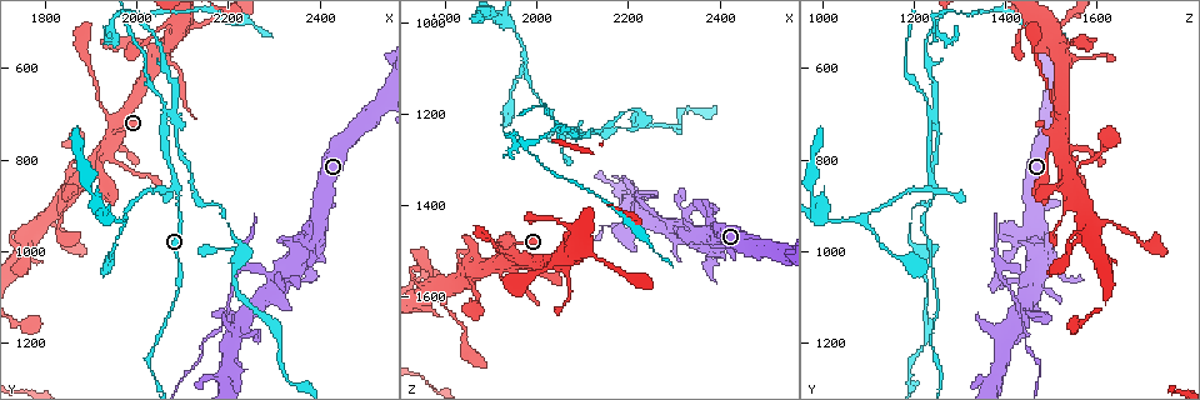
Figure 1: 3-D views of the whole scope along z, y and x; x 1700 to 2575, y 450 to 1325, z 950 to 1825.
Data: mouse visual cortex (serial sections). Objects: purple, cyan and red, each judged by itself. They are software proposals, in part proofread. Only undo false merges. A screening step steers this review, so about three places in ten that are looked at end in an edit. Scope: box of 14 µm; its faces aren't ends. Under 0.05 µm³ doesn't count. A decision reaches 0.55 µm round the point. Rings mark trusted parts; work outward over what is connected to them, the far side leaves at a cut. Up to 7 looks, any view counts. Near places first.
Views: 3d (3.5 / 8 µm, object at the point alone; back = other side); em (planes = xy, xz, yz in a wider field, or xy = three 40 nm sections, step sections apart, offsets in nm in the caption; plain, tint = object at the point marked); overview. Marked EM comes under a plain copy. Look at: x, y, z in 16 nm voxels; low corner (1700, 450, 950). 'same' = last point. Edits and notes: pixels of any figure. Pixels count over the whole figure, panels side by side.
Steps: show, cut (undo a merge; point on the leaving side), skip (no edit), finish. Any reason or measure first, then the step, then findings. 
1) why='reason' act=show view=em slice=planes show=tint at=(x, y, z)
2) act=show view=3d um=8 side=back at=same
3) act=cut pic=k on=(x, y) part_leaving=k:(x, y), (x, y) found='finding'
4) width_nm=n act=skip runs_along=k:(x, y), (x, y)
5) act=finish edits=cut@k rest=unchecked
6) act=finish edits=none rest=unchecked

why='sharp bend' act=show view=3d um=8 side=back at=(2090, 855, 1240)

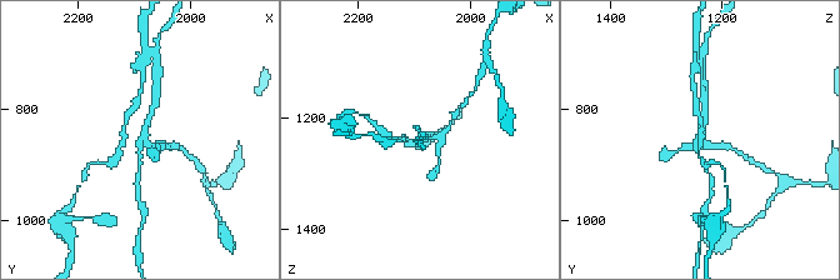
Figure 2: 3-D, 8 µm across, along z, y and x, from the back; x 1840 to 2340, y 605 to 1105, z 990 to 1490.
act=show view=3d um=3.5 at=(2085, 855, 1245)

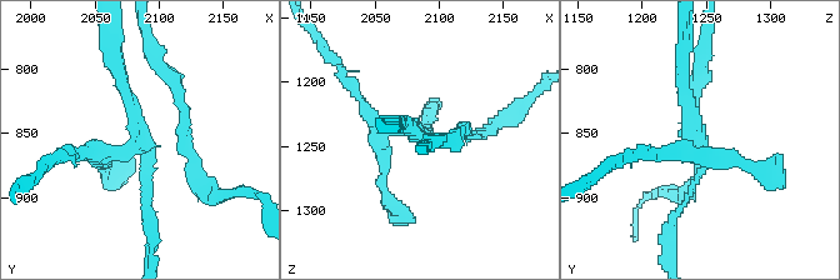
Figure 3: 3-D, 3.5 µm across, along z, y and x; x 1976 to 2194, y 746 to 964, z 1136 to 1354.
arms=3 arm_widths_nm=150,200,200 why='shape alone is not enough' act=show view=em slice=xy step=1 show=tint at=(2086, 856, 1240)

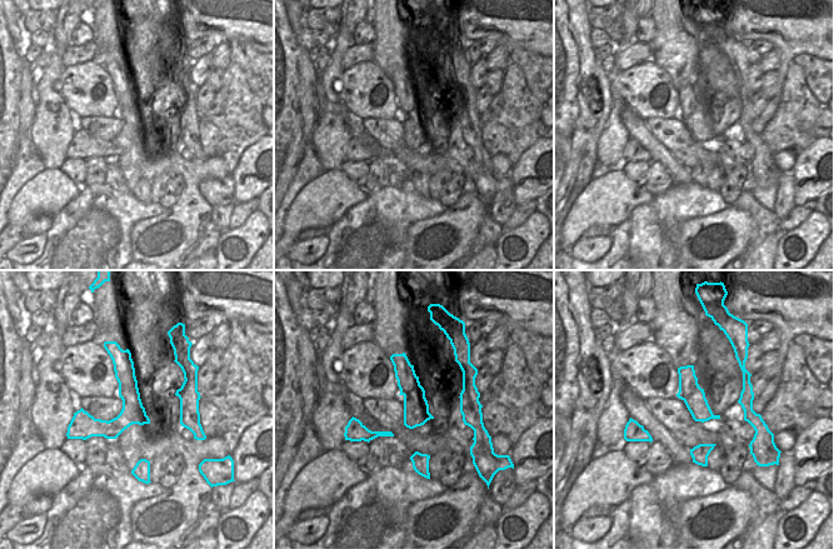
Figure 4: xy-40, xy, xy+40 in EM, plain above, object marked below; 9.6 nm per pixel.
width_nm=240 act=cut pic=3 on=(699, 85) border=4:(419, 382), (415, 388), (404, 395) found='two cells meet here'

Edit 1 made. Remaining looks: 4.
act=show view=overview

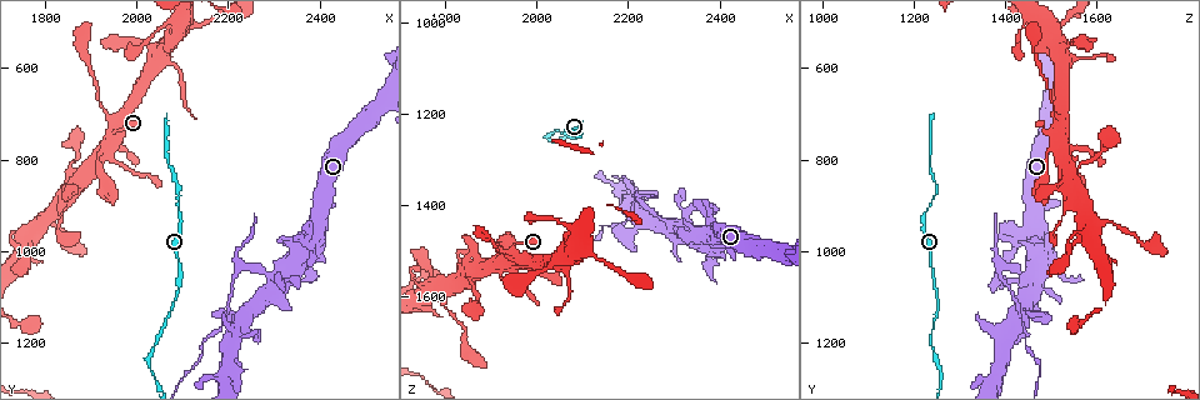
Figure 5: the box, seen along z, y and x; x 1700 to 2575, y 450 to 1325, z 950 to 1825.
why='abrupt turn' act=show view=3d um=3.5 at=(2225, 1045, 1385)

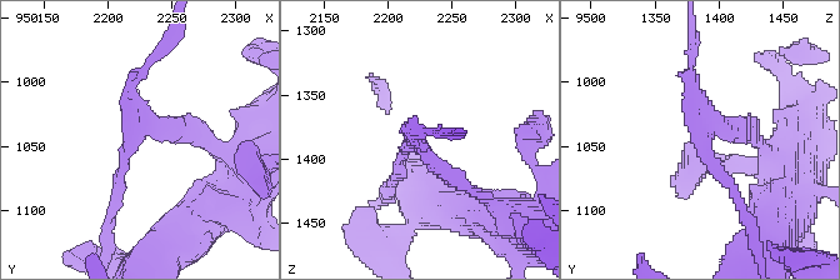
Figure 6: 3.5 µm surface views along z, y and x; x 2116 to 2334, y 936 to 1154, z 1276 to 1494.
act=show view=em slice=xy step=2 show=tint at=(2222, 1044, 1388)

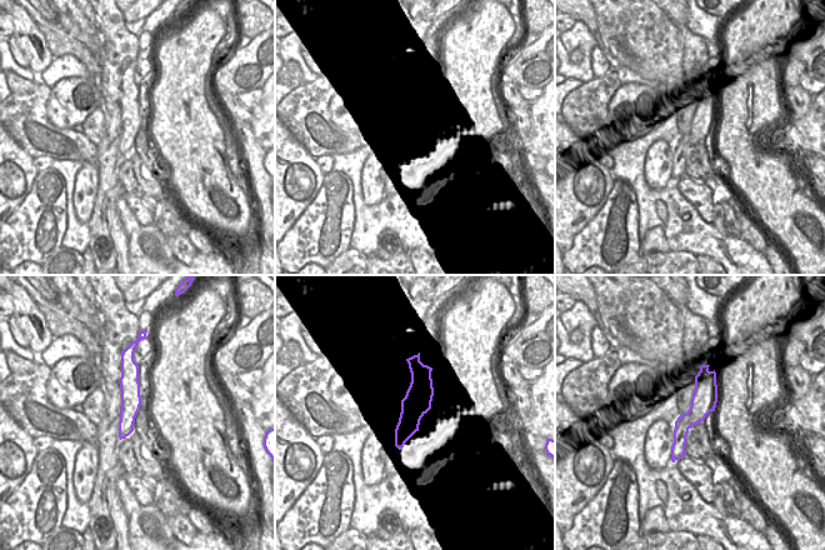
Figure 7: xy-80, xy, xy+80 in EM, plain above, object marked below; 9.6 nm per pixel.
act=show view=em slice=planes show=tint at=same

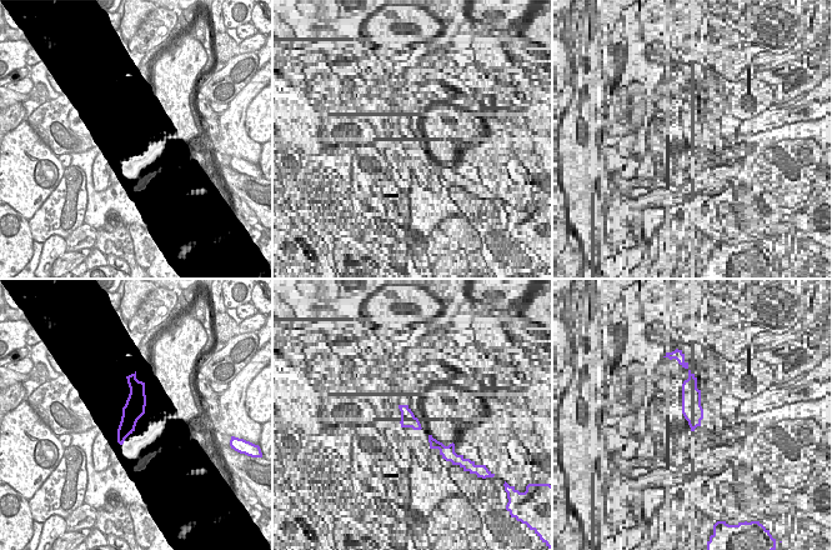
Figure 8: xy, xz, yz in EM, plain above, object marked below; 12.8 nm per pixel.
act=skip found='continuous, no second cell'

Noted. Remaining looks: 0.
act=finish edits=cut@3 rest=unchecked

